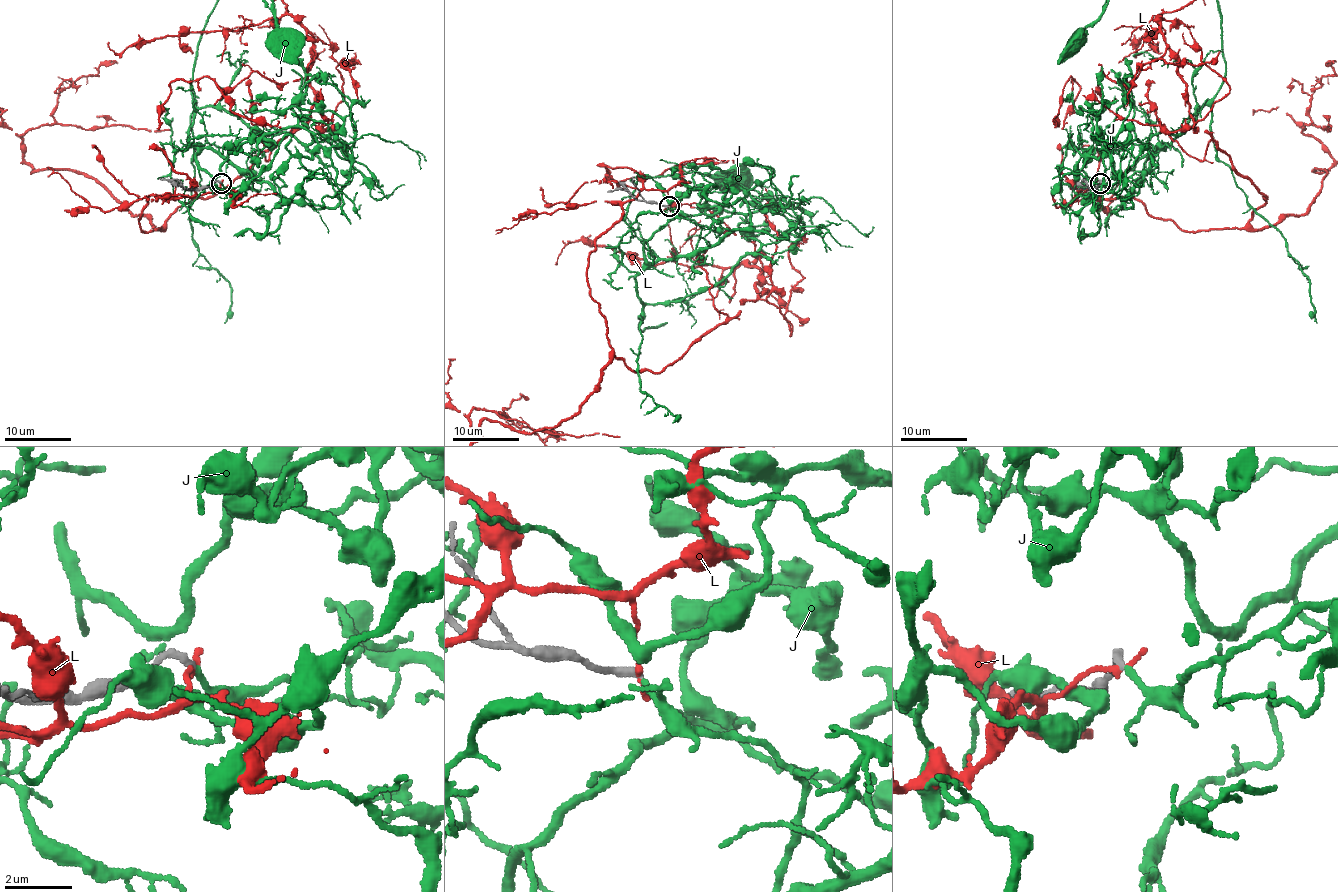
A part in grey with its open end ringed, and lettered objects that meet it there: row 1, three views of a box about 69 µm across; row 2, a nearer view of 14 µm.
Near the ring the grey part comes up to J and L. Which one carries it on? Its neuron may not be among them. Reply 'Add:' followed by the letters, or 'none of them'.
Add: J

